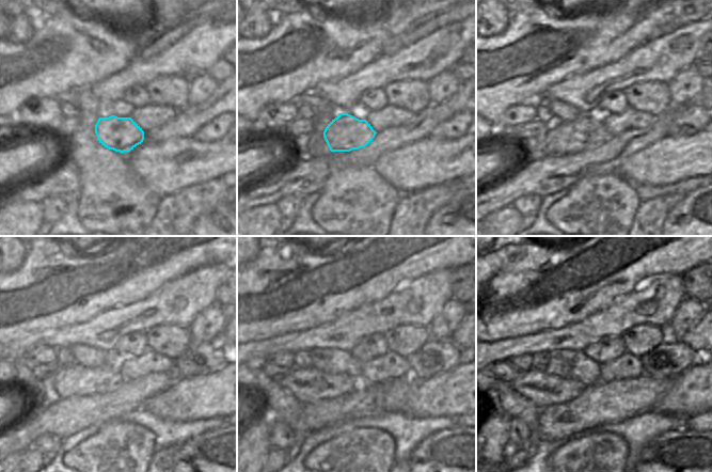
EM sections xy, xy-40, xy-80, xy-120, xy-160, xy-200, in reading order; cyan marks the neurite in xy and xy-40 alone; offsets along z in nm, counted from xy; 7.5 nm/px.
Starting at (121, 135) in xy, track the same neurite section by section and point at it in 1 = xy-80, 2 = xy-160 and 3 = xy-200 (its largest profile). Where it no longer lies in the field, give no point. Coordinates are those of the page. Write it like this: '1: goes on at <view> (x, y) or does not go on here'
1: goes on at xy-80 (562, 138)
2: goes on at xy-160 (309, 384)
3: goes on at xy-200 (543, 390)

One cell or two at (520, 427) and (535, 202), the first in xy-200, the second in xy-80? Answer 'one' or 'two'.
one

